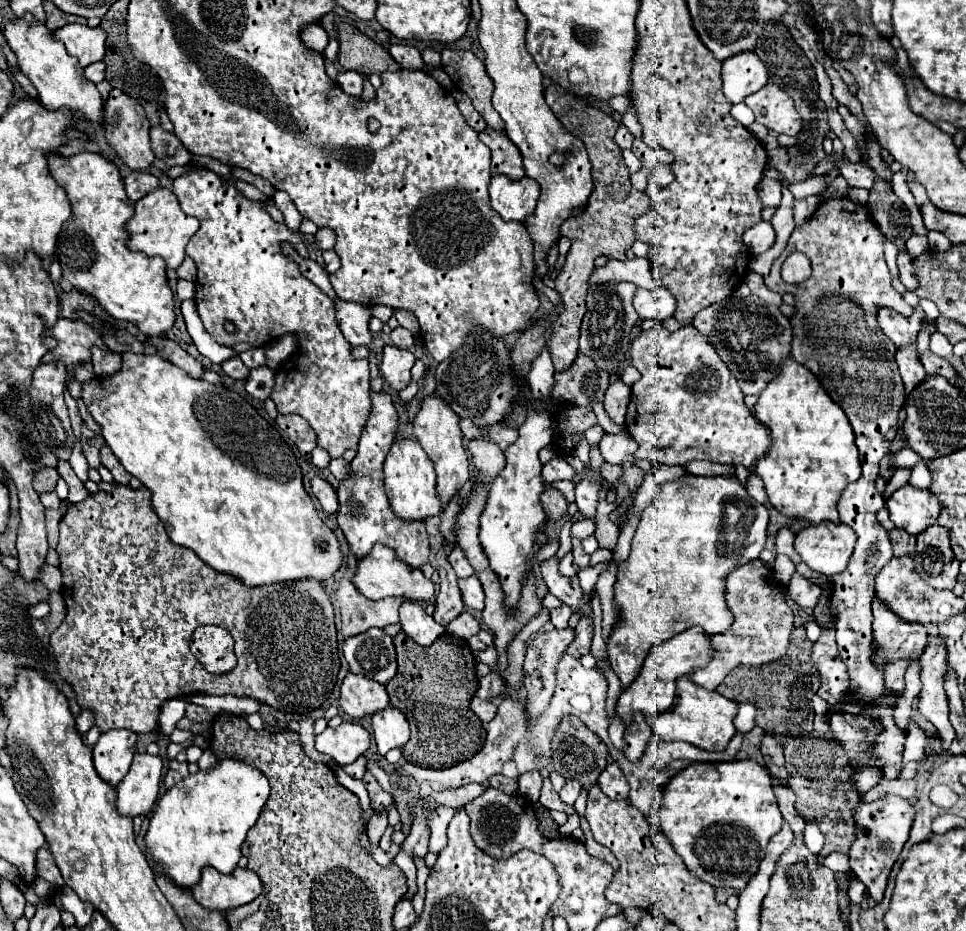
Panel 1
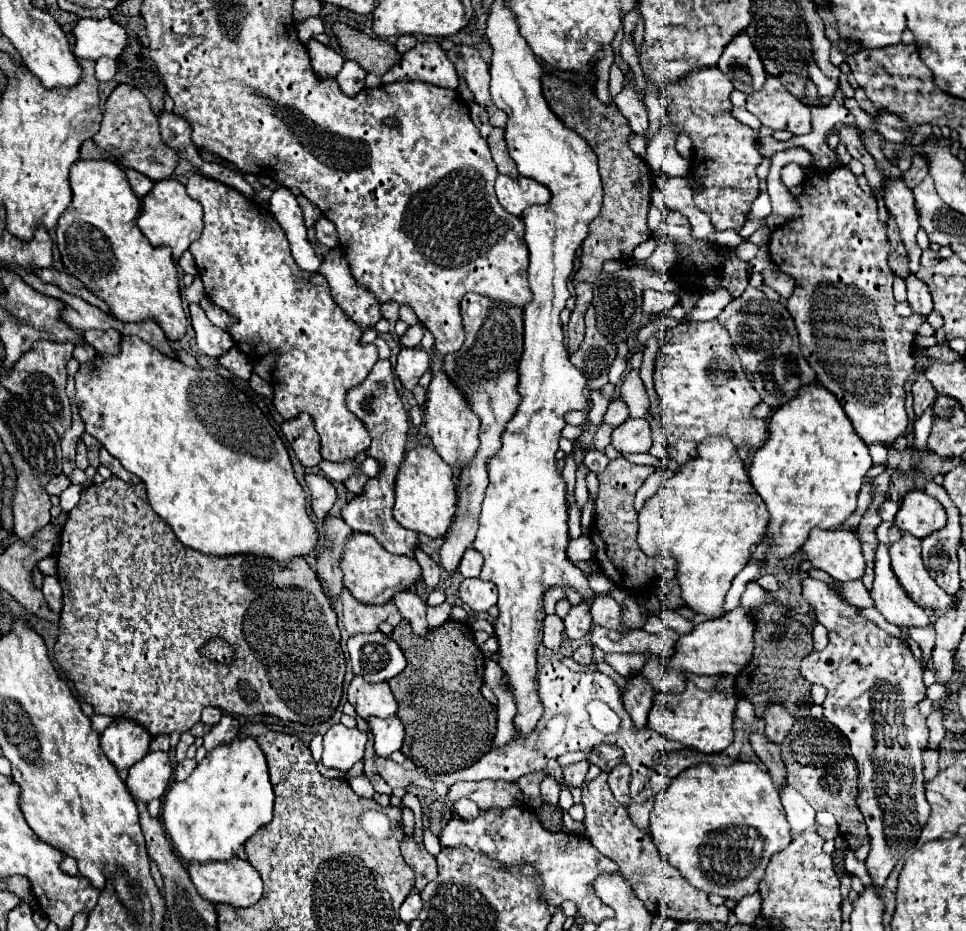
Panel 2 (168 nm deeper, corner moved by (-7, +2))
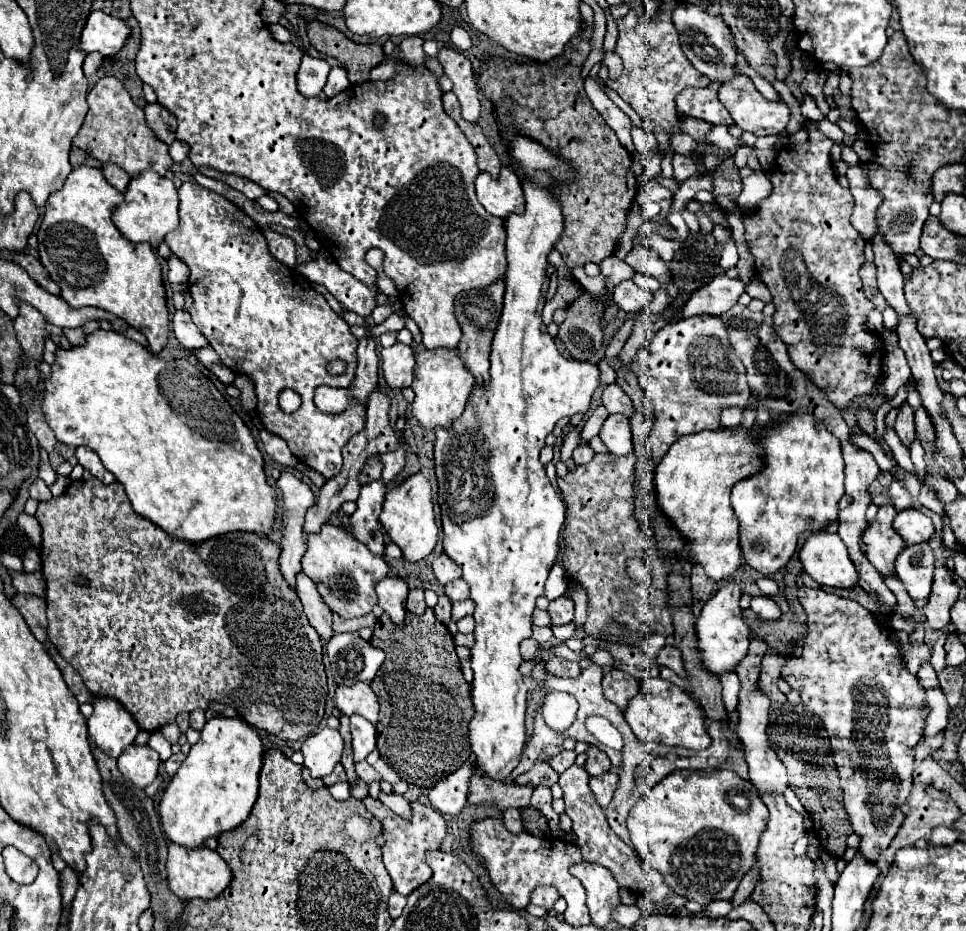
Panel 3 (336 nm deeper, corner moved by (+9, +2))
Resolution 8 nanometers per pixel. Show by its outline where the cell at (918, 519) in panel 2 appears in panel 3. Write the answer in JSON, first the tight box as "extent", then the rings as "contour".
{"extent":[894,508,934,546],"contour":[[[906,508],[906,510],[900,510],[896,514],[894,530],[910,546],[910,544],[916,544],[916,542],[930,540],[932,534],[934,534],[934,524],[932,524],[932,520],[926,514],[918,512],[914,508]]]}

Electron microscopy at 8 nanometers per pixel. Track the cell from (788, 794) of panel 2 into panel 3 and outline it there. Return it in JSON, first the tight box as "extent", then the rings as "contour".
{"extent":[736,638,788,794],"contour":[[[750,638],[750,648],[746,658],[740,662],[740,666],[736,666],[736,674],[740,678],[742,690],[740,690],[740,706],[738,706],[738,714],[740,714],[740,722],[736,726],[736,734],[742,742],[744,754],[746,754],[746,762],[750,768],[750,782],[752,786],[762,792],[762,794],[784,794],[788,788],[788,778],[786,778],[786,768],[784,764],[778,760],[778,756],[774,754],[774,750],[768,744],[768,736],[766,736],[766,726],[768,726],[768,708],[770,708],[770,700],[760,694],[756,690],[756,680],[760,674],[760,660],[766,652],[766,644],[760,638]]]}

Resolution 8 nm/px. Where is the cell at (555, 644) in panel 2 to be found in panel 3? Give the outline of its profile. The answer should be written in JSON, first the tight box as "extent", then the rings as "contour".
{"extent":[520,638,540,660],"contour":[[[526,638],[522,644],[520,644],[520,652],[526,660],[538,660],[536,652],[540,650],[540,642],[536,642],[534,638]]]}

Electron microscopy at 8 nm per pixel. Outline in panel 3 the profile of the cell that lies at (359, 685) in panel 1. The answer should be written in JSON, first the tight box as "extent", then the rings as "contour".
{"extent":[336,684,378,724],"contour":[[[352,684],[352,686],[338,686],[336,688],[336,708],[344,716],[360,714],[372,724],[378,722],[378,698],[368,684]]]}

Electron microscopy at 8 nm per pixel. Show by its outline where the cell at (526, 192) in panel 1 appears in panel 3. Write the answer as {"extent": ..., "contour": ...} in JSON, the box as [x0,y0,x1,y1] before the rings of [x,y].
{"extent":[476,166,524,218],"contour":[[[504,166],[500,170],[500,178],[494,180],[488,174],[478,174],[476,178],[476,194],[478,202],[498,218],[506,218],[510,212],[524,212],[524,192],[518,176],[512,168]]]}

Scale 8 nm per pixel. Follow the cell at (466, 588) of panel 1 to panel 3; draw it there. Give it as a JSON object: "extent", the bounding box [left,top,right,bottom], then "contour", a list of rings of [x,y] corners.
{"extent":[446,578,470,602],"contour":[[[458,578],[454,582],[448,582],[446,584],[446,596],[452,600],[452,602],[458,602],[458,600],[466,600],[470,596],[470,590],[468,590],[468,584]]]}

